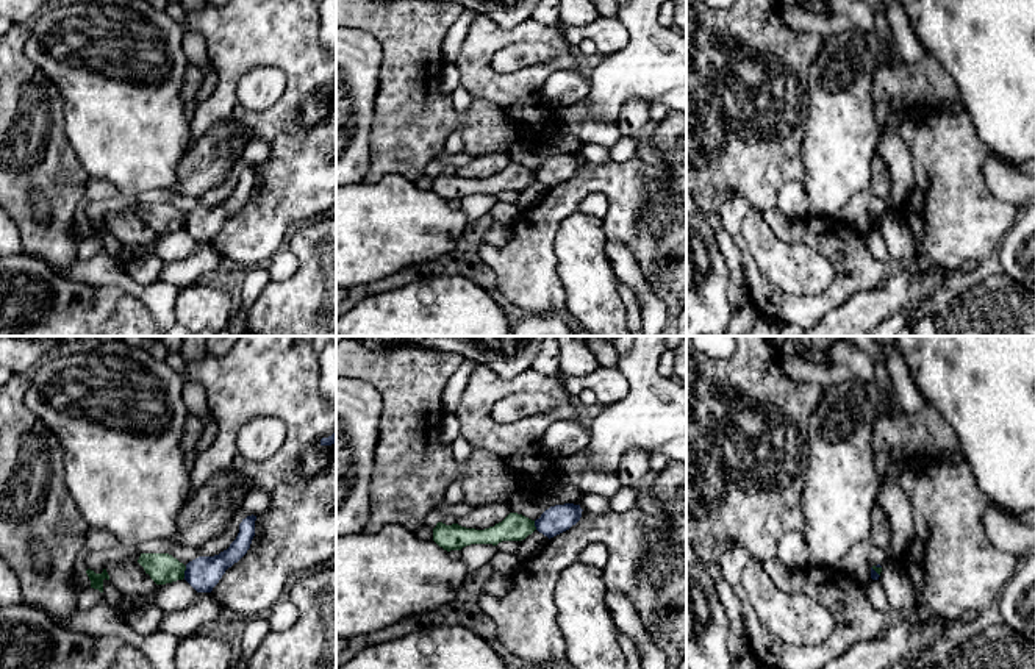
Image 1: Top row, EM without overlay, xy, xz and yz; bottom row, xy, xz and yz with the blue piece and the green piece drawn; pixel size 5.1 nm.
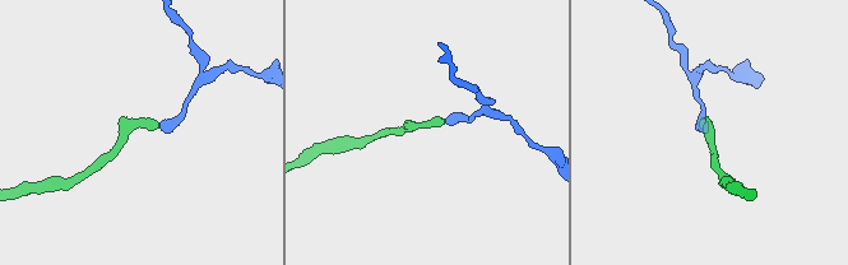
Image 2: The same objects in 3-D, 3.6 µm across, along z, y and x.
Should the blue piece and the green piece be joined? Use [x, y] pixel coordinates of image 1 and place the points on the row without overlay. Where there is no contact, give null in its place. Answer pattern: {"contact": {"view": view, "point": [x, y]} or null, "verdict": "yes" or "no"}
{"contact": {"view": "xy", "point": [185, 222]}, "verdict": "no"}

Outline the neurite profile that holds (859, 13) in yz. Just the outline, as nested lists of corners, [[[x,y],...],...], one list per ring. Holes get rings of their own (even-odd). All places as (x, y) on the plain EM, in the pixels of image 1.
[[[822,0],[819,9],[846,16],[858,30],[876,30],[874,9],[861,0]]]

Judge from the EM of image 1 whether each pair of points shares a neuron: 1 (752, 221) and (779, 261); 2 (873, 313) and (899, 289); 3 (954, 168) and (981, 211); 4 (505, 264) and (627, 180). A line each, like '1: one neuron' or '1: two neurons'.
1: one neuron
2: one neuron
3: one neuron
4: one neuron

